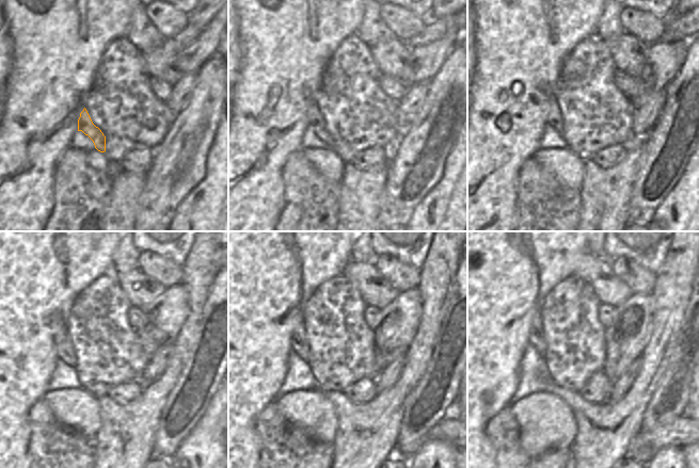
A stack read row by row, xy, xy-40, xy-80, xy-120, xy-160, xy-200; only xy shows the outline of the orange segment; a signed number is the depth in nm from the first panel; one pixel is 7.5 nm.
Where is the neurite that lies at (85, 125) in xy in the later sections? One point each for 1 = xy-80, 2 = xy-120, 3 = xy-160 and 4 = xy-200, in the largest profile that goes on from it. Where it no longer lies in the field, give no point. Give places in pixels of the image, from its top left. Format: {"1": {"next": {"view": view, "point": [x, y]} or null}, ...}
{"1": {"next": {"view": "xy-80", "point": [554, 119]}}, "2": {"next": {"view": "xy-120", "point": [63, 344]}}, "3": {"next": {"view": "xy-160", "point": [300, 344]}}, "4": {"next": {"view": "xy-200", "point": [536, 337]}}}

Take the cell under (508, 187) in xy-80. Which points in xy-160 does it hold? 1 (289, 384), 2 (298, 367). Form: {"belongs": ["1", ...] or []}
{"belongs": []}

